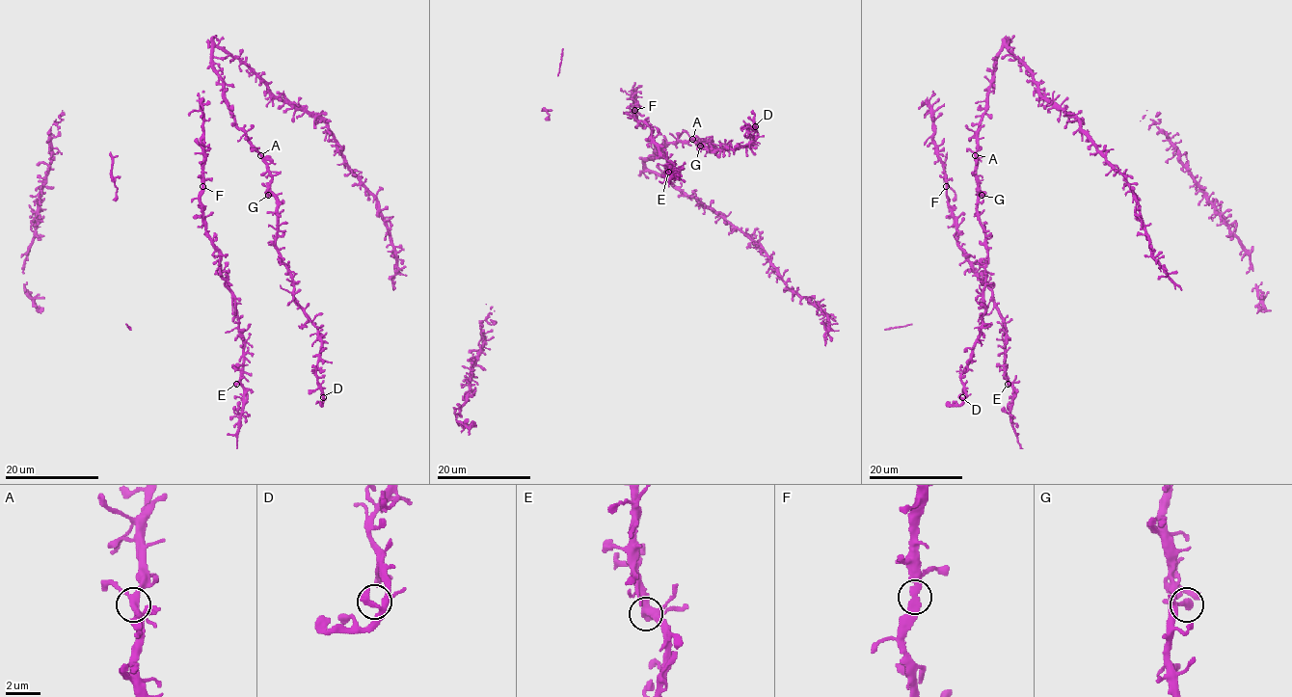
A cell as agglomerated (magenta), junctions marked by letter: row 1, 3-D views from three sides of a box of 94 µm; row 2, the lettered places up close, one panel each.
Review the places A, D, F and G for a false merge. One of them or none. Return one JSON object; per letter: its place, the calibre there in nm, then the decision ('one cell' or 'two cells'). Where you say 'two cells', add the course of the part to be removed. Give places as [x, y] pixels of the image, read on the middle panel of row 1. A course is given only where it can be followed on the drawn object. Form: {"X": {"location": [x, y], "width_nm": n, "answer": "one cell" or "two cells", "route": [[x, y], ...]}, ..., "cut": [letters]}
{"A": {"location": [692, 139], "width_nm": 320, "answer": "one cell"}, "D": {"location": [755, 126], "width_nm": 340, "answer": "one cell"}, "F": {"location": [634, 110], "width_nm": 380, "answer": "one cell"}, "G": {"location": [700, 146], "width_nm": 360, "answer": "one cell"}, "cut": []}

